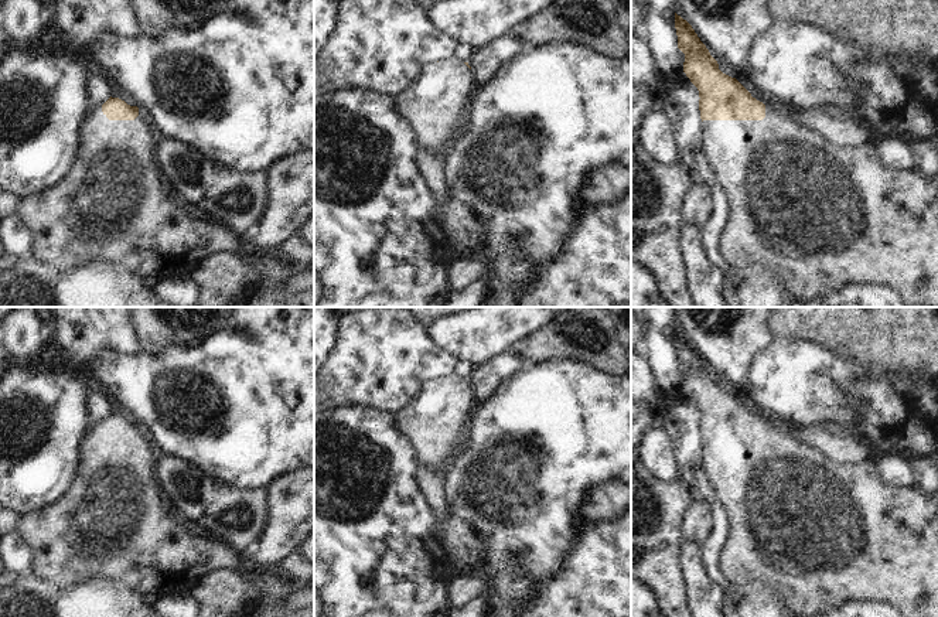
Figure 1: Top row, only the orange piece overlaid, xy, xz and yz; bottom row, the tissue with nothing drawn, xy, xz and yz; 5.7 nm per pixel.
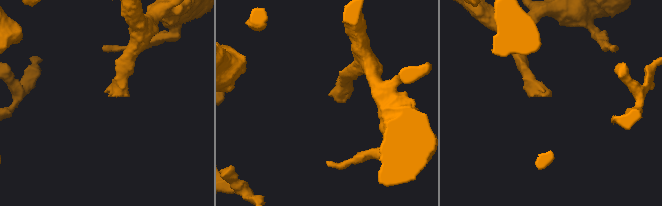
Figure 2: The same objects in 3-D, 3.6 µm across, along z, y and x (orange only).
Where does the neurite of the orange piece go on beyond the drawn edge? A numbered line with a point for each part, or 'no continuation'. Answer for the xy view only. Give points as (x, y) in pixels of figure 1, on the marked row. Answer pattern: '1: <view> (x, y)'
1: xy (113, 207)

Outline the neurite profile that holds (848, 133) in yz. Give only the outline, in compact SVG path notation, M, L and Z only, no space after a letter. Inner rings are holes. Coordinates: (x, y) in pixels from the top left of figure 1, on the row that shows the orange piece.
M791 108L791 117L838 146L846 149L874 146L873 130L863 120L839 120L822 110L801 112L798 108Z

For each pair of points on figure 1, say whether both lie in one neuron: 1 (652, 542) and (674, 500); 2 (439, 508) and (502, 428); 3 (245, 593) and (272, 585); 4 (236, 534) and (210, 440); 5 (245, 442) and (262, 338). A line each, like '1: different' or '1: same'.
1: same
2: different
3: different
4: different
5: same

